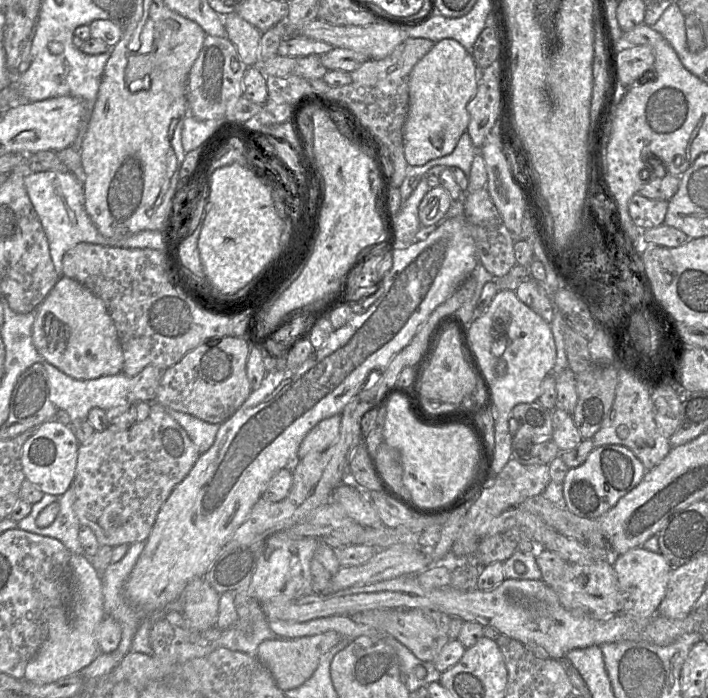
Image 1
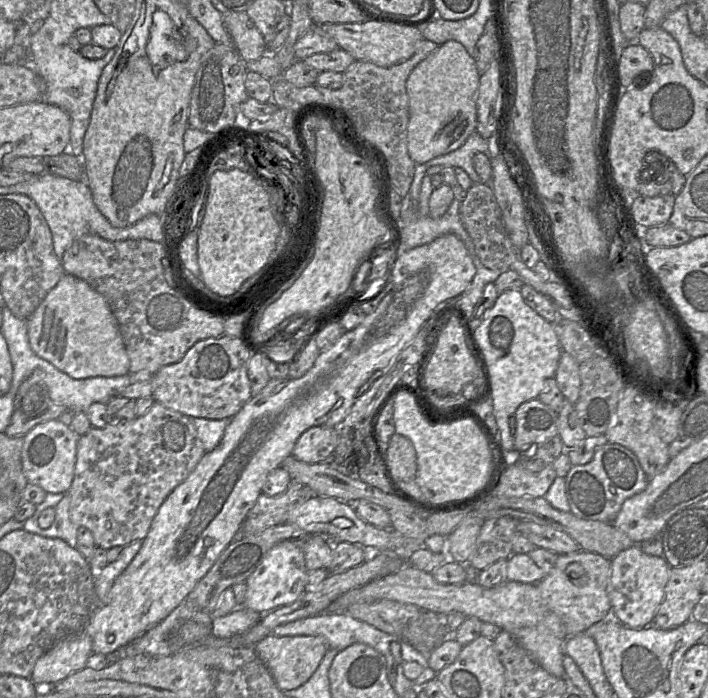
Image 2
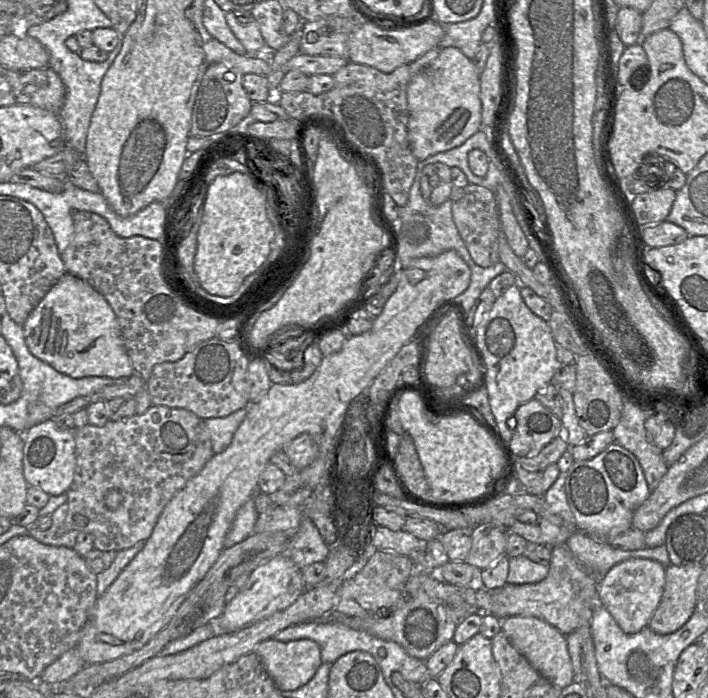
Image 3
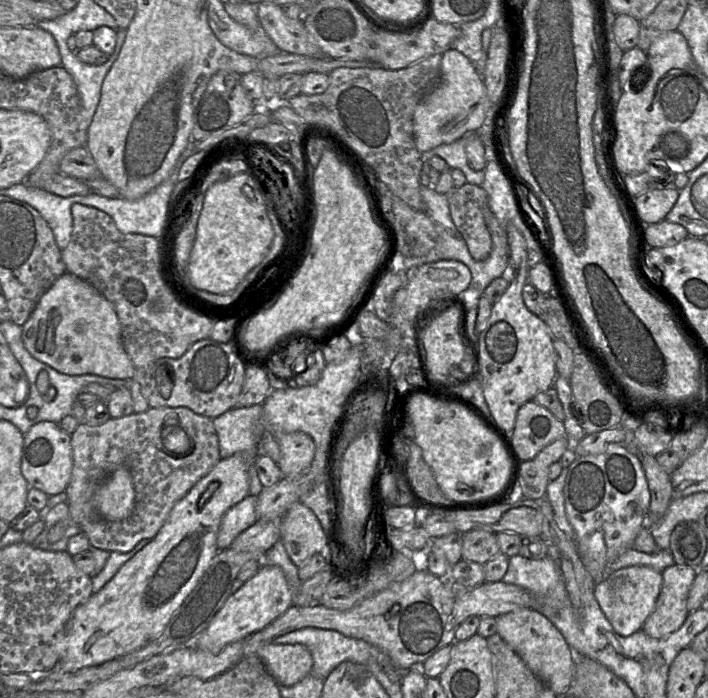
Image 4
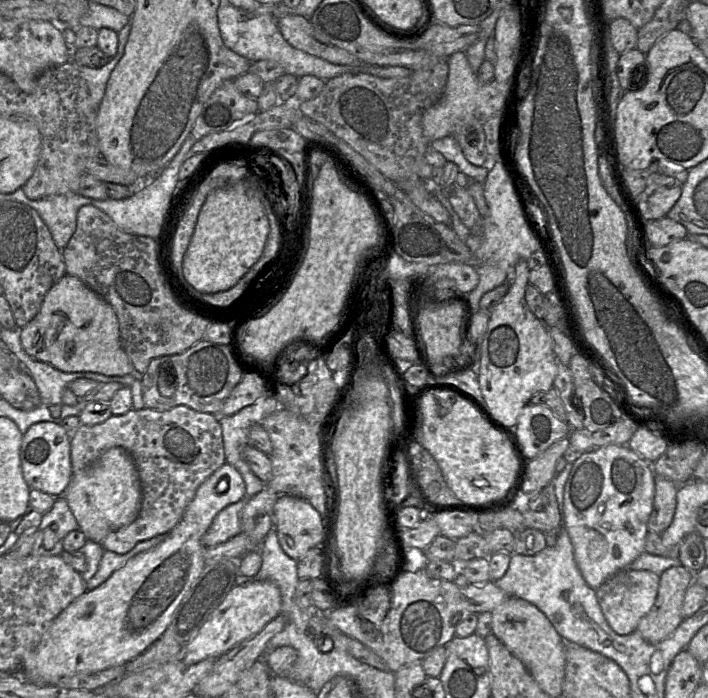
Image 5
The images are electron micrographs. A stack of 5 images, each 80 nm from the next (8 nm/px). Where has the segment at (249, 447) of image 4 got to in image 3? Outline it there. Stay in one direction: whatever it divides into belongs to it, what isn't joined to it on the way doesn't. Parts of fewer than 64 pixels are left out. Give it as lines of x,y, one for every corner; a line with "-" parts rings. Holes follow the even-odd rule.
242,408
226,417
203,419
210,433
214,454
223,452
231,443
232,438
247,414
247,408

